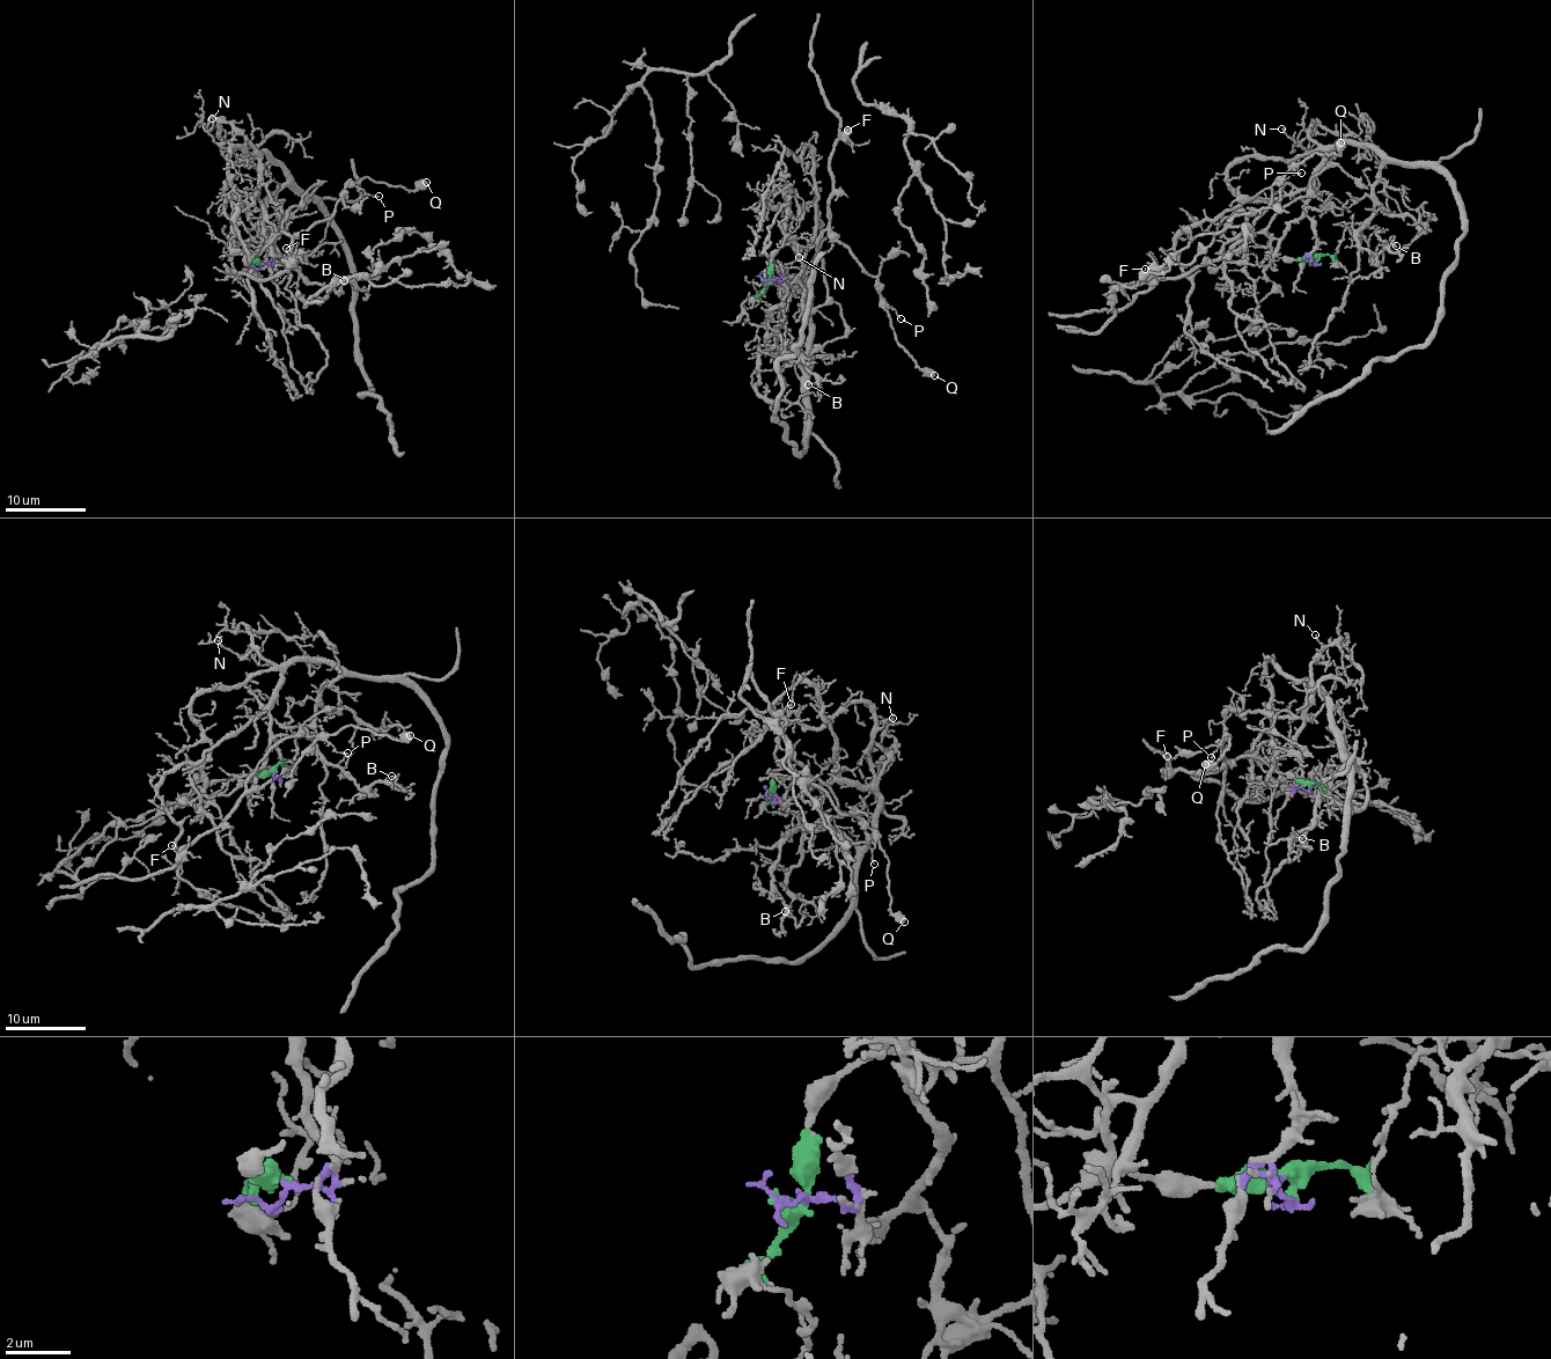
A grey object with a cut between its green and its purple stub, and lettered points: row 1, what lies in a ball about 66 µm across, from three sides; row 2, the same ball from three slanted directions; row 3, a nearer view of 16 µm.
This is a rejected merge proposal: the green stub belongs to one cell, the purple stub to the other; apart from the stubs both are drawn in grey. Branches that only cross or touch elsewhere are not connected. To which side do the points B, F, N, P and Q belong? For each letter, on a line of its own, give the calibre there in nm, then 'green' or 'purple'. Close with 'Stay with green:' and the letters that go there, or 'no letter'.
B: 150 nm thick; purple
F: 110 nm thick; green
N: 120 nm thick; purple
P: 120 nm thick; green
Q: 650 nm thick; green
Stay with green: F, P, Q

